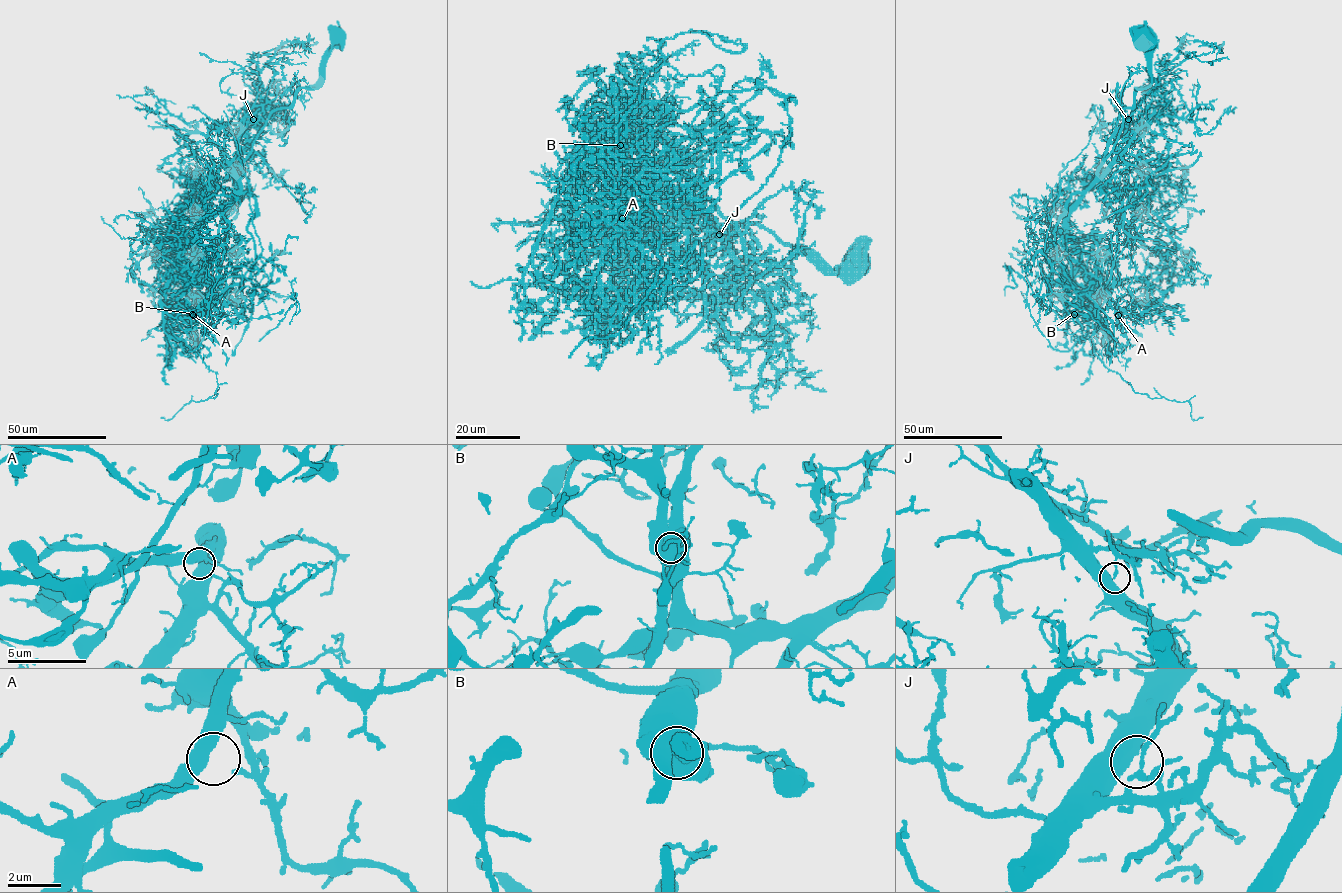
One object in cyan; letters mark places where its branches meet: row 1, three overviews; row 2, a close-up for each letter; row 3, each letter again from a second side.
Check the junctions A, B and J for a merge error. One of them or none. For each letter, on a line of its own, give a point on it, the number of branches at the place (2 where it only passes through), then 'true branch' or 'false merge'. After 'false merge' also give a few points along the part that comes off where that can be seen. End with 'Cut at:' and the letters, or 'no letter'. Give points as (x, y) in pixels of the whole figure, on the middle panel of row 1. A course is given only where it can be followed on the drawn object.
A: place (622, 218); branches 2; true branch
B: place (620, 145); branches 2; false merge; course (619, 145), (614, 186), (617, 126), (663, 62), (661, 42), (706, 31), (745, 48), (691, 33)
J: place (719, 234); branches 2; true branch
Cut at: B

